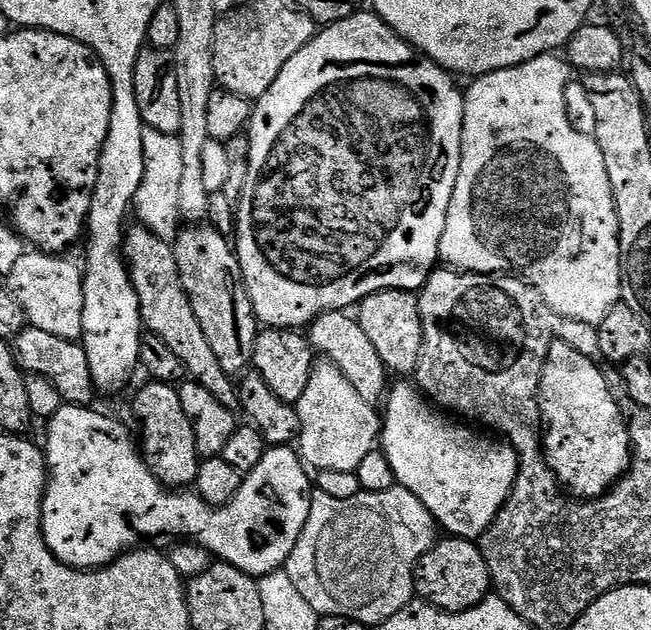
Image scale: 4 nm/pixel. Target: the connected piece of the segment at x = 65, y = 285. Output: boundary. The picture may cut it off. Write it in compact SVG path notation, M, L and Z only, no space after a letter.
M39 250L25 251L10 277L10 287L22 302L31 327L46 330L54 338L79 341L84 335L82 304L84 302L84 273L81 265L64 260L63 255Z

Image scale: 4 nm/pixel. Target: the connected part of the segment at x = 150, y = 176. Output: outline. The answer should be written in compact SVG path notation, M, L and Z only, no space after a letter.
M145 127L142 134L142 150L144 151L144 177L142 178L142 186L136 195L135 215L140 215L139 223L158 238L169 242L175 241L182 227L182 217L180 214L180 199L182 198L182 146L176 136Z

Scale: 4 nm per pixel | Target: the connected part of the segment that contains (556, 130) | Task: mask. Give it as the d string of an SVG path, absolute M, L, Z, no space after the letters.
M559 55L539 56L530 62L510 66L506 70L494 70L485 76L475 77L464 92L464 129L462 130L462 158L458 170L458 182L450 198L450 210L446 214L446 230L442 230L440 260L445 265L465 272L490 272L493 274L511 274L528 281L546 298L557 314L574 318L580 322L599 326L602 318L610 314L616 304L621 303L620 290L620 223L616 213L616 203L612 193L610 174L598 142L591 135L579 132L568 117L568 72L567 59Z

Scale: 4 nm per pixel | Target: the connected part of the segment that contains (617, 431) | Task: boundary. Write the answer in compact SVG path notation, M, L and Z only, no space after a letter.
M553 340L540 379L540 422L542 425L542 451L556 479L573 497L595 500L603 496L632 463L632 433L626 412L620 409L608 380L597 361L574 350L564 340Z

